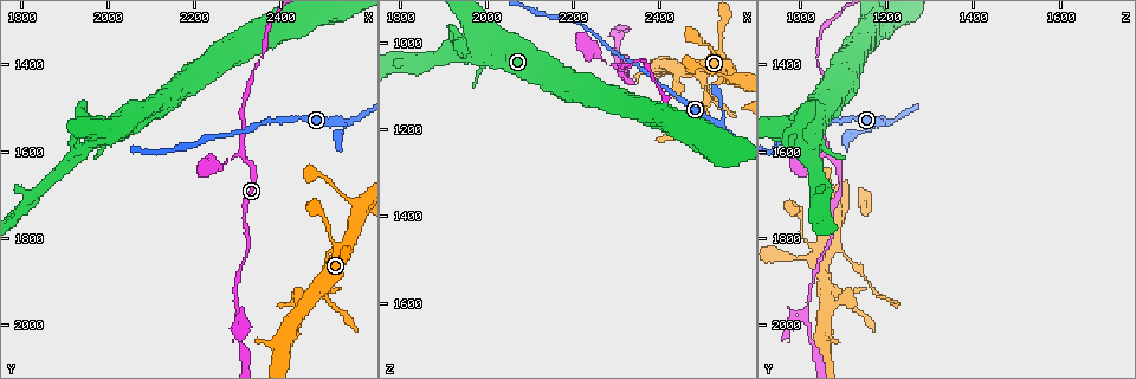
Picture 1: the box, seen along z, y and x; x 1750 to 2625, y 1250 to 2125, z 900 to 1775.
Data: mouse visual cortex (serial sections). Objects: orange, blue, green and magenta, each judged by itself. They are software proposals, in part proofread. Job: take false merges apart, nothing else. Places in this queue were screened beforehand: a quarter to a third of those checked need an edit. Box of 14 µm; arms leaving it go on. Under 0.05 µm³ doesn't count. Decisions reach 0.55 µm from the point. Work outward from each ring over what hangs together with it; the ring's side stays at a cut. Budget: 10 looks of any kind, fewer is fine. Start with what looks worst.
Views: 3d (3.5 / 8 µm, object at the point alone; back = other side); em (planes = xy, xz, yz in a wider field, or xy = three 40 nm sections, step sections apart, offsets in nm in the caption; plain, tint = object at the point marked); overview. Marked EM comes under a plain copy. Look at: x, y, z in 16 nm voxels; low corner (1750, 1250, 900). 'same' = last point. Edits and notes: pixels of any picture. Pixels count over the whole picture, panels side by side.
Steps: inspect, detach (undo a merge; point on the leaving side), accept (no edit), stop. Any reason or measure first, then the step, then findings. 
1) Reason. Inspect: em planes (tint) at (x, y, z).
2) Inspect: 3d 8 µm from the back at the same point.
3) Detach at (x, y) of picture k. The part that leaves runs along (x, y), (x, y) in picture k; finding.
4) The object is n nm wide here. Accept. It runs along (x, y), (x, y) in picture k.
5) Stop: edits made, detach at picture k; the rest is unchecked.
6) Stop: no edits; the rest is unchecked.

A narrow waist. Inspect: 3d 8 µm at (2515, 1830, 1090).

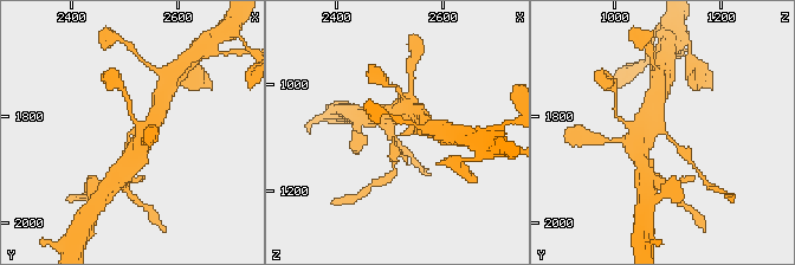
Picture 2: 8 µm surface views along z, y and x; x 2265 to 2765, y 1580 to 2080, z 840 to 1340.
The arms are 200, 300 nm wide; shape alone is not enough. Inspect: em xy step 1 (tint) at (2510, 1825, 1095).

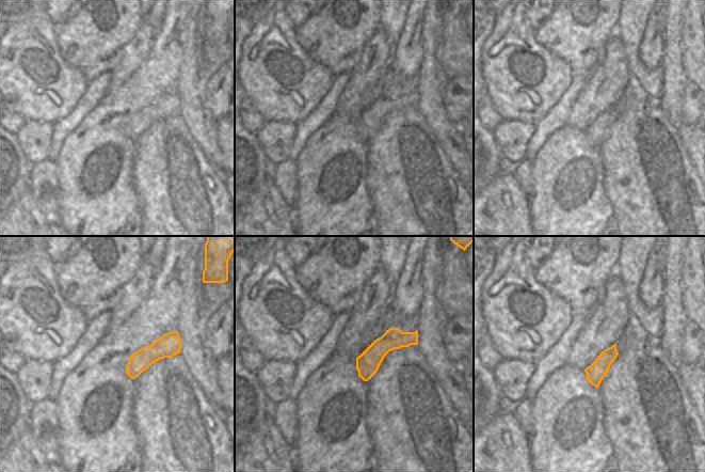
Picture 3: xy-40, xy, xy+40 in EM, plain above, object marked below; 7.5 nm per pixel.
Detach at (393, 152) of picture 2. The part that leaves runs along (663, 130), (665, 129), (692, 162) in picture 2; a second cell is stuck on.

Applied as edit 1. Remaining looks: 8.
Inspect: overview.

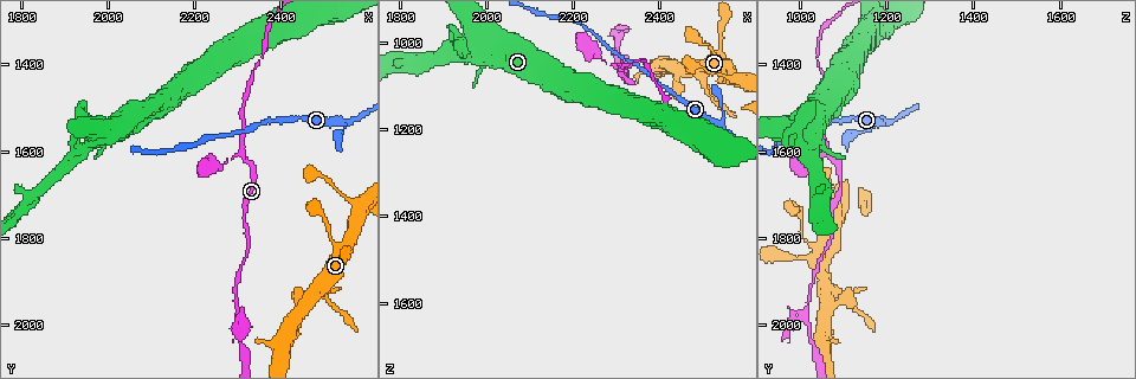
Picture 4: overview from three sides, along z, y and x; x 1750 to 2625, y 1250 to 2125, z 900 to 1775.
A fork. Inspect: 3d 3.5 µm at (2300, 1975, 1015).

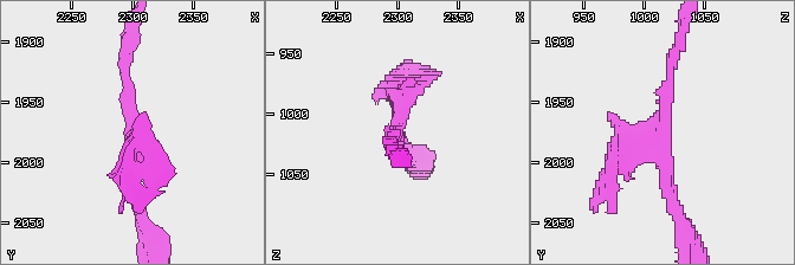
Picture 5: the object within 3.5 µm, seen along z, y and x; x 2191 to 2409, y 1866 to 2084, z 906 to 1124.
Need the tissue. Inspect: em xy step 1 (tint) at (2300, 1970, 1016).

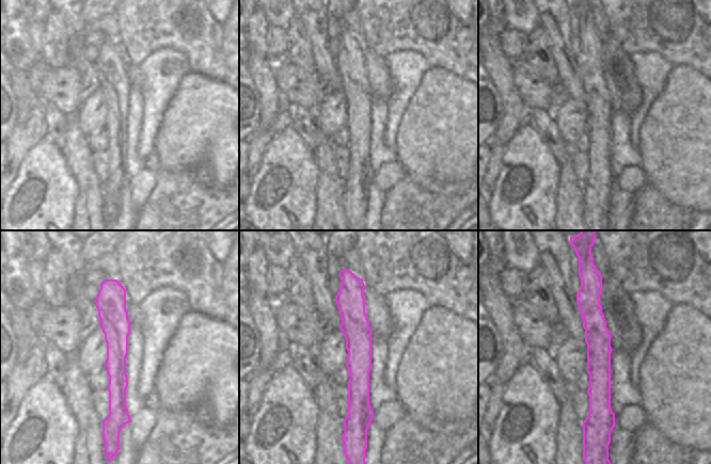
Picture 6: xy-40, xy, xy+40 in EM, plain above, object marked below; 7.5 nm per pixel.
Detach at (161, 157) of picture 5. The part that leaves runs along (642, 149), (606, 175), (596, 208) in picture 5; a second cell is stuck on.

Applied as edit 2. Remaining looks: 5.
A narrow waist. Inspect: 3d 8 µm at (2305, 1605, 1075).

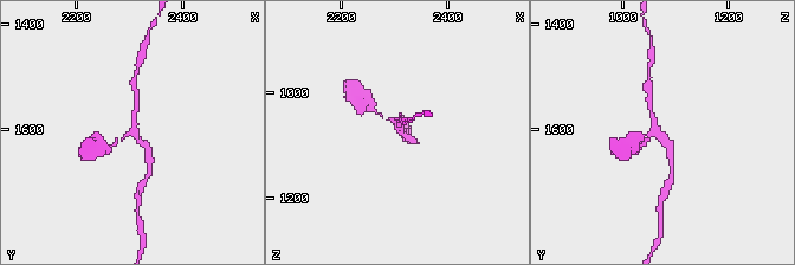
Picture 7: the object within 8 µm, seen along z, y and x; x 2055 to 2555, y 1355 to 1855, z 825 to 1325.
3 arms meet here; the arms are 100, 200, 250 nm wide; now the EM. Inspect: em xy step 2 (tint) at (2305, 1605, 1065).

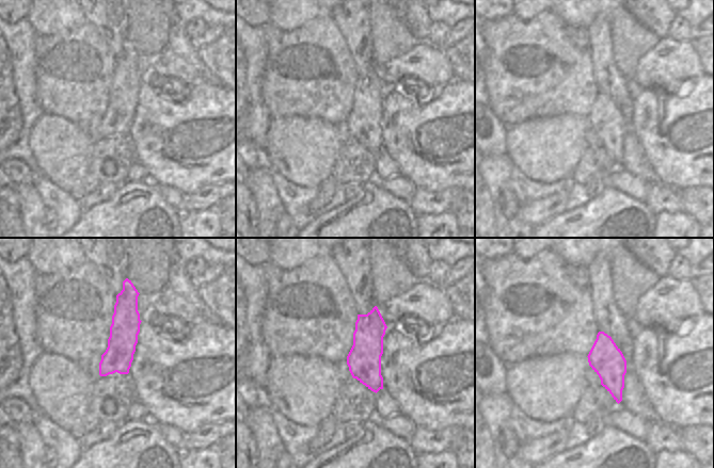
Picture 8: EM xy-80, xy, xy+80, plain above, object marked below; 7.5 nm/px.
Accept. It runs along (126, 288), (122, 347), (102, 373) in picture 8; continuous, no second cell.

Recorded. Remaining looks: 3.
Branch point. Inspect: 3d 3.5 µm from the back at (2540, 1525, 1190).

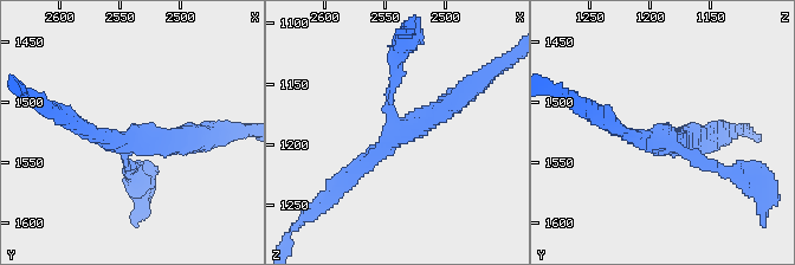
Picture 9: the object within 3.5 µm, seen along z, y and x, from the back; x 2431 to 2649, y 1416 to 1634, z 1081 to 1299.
3 arms meet here; the arms are 150, 200, 300 nm wide. Inspect: em xy step 2 (tint) at (2536, 1530, 1190).

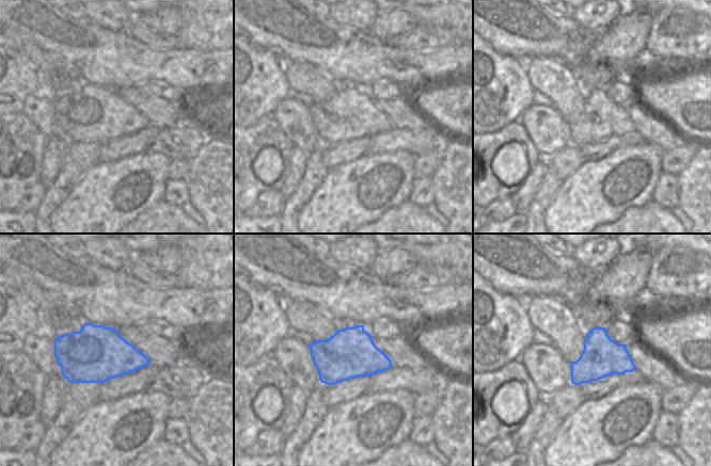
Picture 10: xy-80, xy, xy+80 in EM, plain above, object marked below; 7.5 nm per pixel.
Detach at (393, 71) of picture 9. The part that leaves runs along (389, 112), (404, 31) in picture 9; two cells meet here.

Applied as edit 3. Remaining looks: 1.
Stop: edits made, detach at picture 2, detach at picture 5, detach at picture 9; the rest is unchecked.

